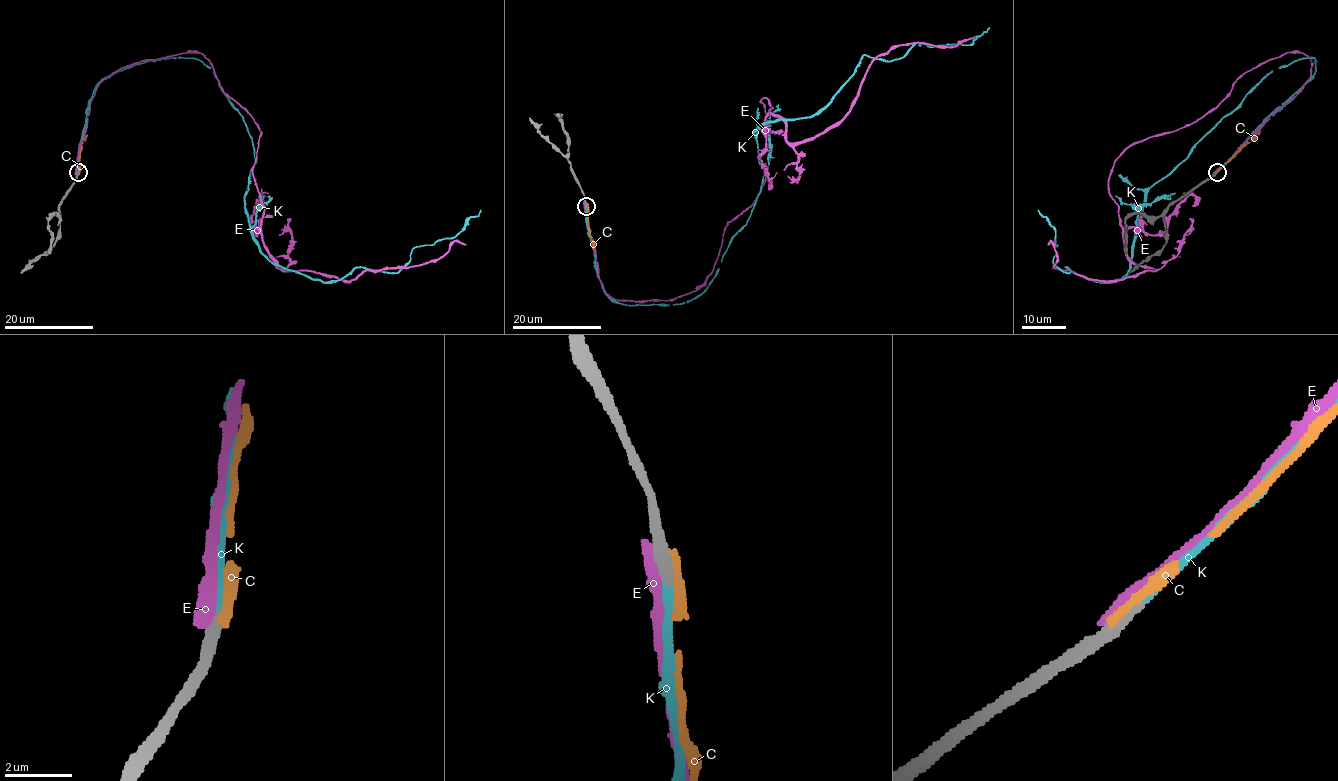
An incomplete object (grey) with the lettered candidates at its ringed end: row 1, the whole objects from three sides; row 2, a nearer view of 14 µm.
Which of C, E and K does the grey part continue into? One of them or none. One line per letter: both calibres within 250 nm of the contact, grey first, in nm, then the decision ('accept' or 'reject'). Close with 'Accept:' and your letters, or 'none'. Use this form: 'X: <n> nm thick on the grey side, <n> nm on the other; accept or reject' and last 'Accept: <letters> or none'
C: 480 nm thick on the grey side, 320 nm on the other; reject
E: 500 nm thick on the grey side, 550 nm on the other; reject
K: 440 nm thick on the grey side, 280 nm on the other; accept
Accept: K

